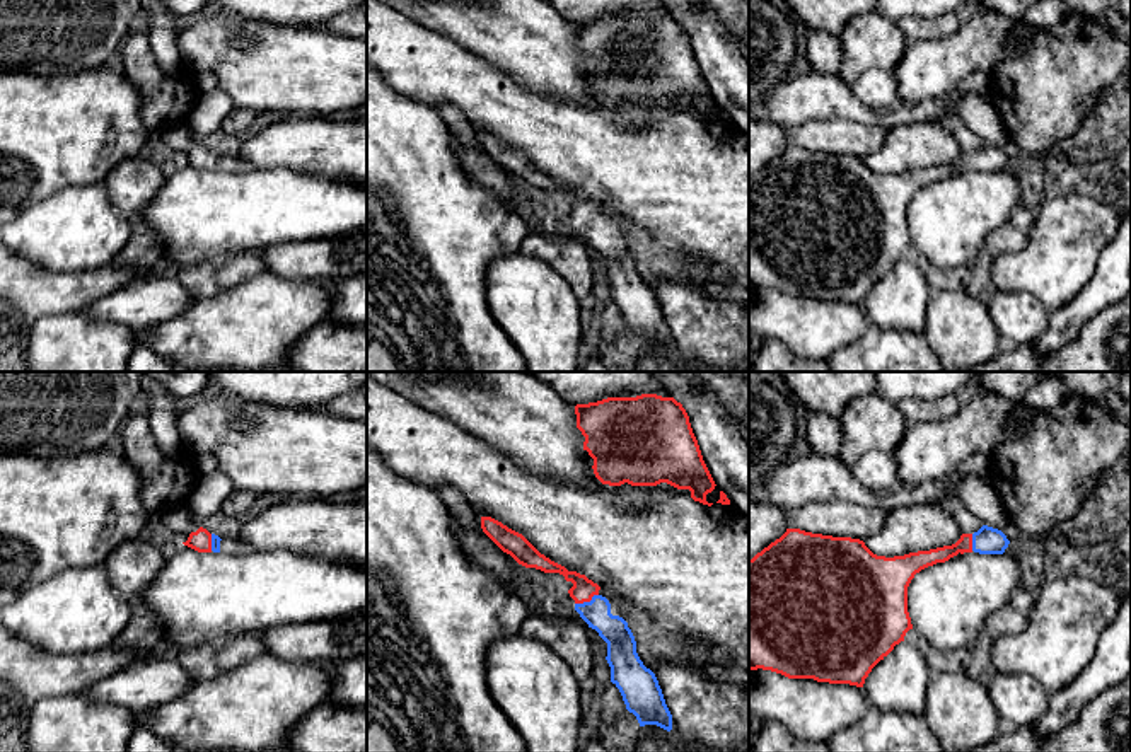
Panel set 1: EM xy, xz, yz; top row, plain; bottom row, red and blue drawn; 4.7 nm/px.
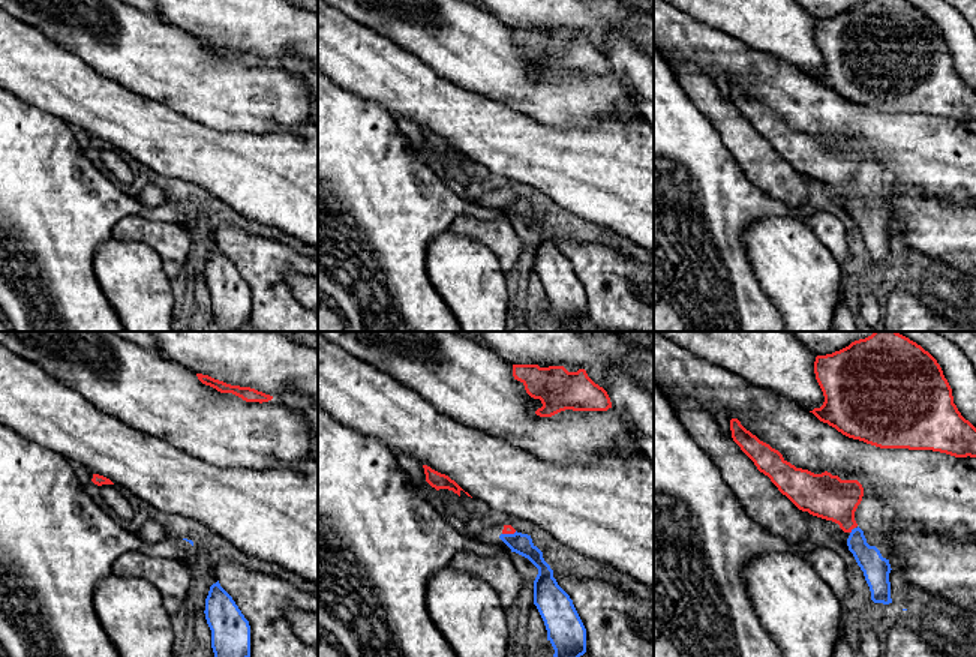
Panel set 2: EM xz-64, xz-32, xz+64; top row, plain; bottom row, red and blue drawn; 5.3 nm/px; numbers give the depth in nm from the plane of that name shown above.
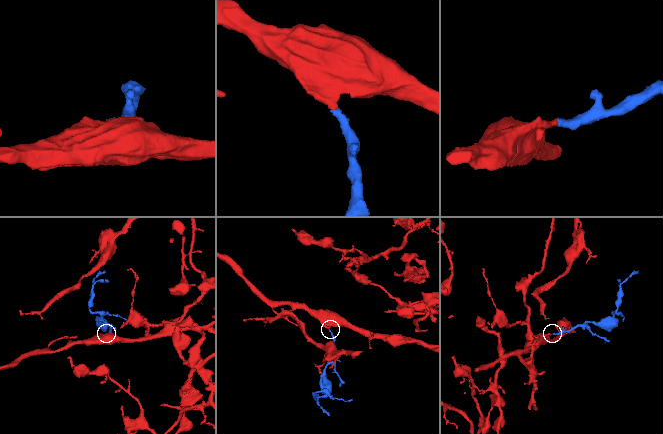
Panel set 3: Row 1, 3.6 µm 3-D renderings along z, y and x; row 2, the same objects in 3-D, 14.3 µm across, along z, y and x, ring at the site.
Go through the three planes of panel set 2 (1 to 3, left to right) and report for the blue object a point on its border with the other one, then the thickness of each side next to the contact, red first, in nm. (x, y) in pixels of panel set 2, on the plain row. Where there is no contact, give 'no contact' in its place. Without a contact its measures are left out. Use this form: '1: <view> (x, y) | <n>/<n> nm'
1: no contact
2: xz-32 (508, 197) | 50/110 nm
3: xz+64 (850, 195) | 240/150 nm

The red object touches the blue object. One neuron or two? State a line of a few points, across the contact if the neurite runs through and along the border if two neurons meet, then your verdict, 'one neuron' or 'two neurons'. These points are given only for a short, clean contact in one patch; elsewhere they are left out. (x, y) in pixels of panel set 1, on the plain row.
line xz (584, 207), (585, 219), (613, 248); one neuron

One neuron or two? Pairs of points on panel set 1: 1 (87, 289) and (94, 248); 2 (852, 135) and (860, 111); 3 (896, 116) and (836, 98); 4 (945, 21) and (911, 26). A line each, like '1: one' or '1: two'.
1: two
2: two
3: one
4: one

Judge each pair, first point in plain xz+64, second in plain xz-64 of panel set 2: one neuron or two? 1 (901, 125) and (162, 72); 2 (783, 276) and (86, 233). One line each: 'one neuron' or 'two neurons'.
1: two neurons
2: two neurons

